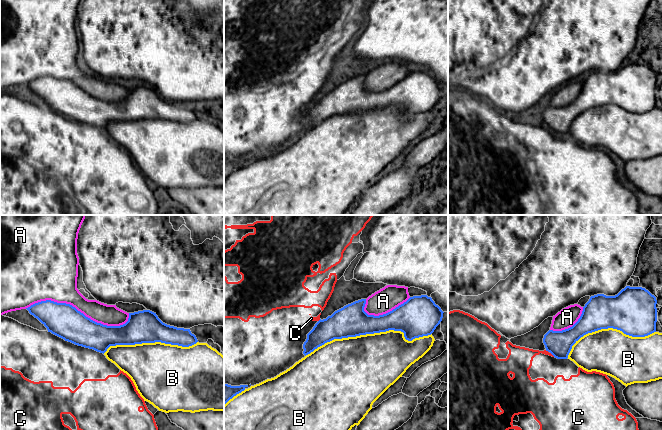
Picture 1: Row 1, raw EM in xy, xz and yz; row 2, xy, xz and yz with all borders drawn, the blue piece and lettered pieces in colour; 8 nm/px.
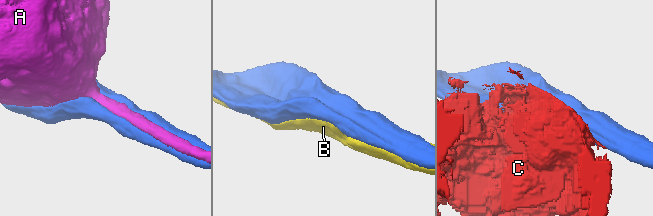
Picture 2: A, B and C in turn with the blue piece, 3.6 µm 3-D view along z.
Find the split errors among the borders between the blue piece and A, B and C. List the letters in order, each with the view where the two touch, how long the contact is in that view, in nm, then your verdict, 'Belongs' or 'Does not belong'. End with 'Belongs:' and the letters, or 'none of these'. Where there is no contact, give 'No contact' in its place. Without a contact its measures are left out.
A: Touches blue in xy. Shared border 850 nm. Does not belong
B: Touches blue in xz. Shared border 1050 nm. Does not belong
C: Touches blue in yz. Shared border 50 nm. Does not belong
Belongs: none of these

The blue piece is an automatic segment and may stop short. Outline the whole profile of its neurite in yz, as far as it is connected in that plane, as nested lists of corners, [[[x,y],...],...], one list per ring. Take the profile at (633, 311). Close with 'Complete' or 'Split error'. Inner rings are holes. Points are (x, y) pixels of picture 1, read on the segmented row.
[[[626,286],[615,296],[597,294],[591,296],[583,307],[578,321],[562,331],[549,330],[543,338],[546,351],[557,359],[567,359],[572,346],[584,335],[601,329],[613,328],[632,337],[645,337],[656,332],[657,300],[648,290],[642,287]]]. Complete

